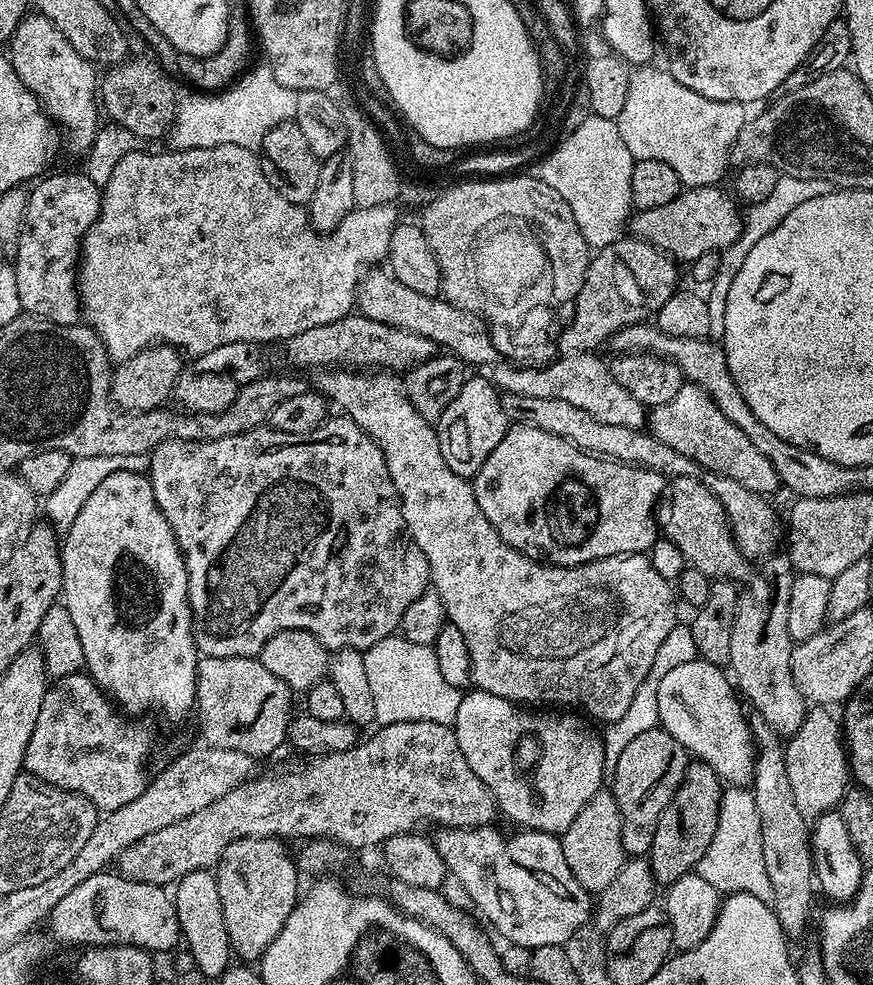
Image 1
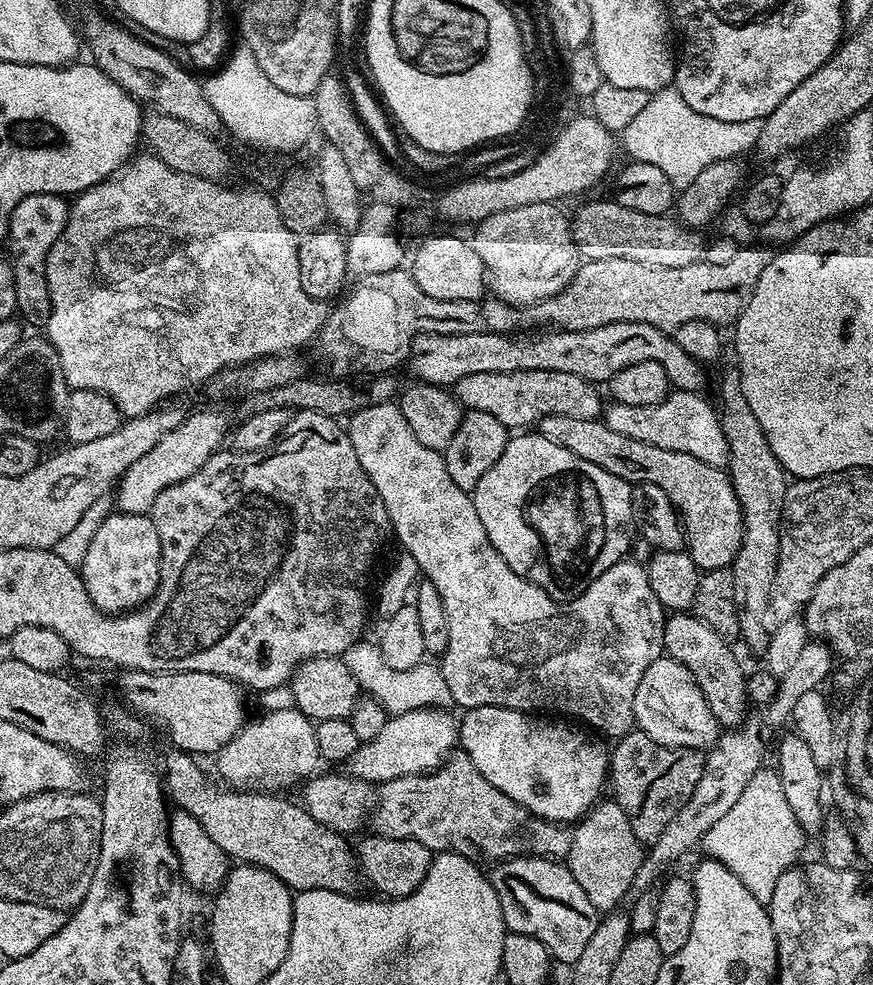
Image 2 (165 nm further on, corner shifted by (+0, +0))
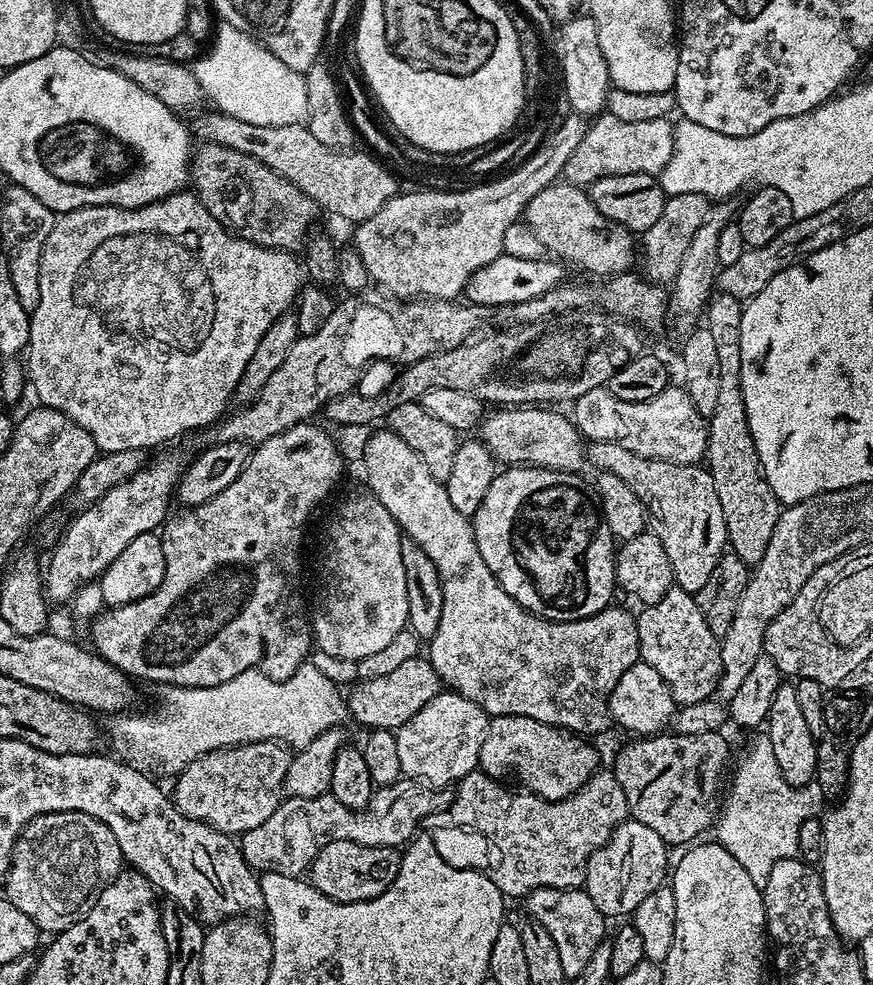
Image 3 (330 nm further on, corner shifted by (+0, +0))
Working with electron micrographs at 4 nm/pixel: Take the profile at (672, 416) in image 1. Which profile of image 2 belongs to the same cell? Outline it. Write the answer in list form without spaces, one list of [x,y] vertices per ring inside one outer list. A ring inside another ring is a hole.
[[[673,391],[660,404],[654,406],[626,406],[615,402],[609,403],[603,409],[602,419],[610,426],[610,430],[617,434],[626,434],[626,438],[638,438],[638,442],[650,442],[654,446],[662,446],[662,450],[678,450],[682,454],[694,454],[702,462],[706,462],[715,468],[724,468],[728,462],[728,443],[726,434],[722,434],[720,417],[717,409],[712,408],[703,400],[700,392]]]

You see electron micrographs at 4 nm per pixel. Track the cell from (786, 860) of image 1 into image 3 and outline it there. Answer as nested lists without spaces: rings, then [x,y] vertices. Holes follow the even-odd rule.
[[[673,586],[658,603],[647,605],[643,611],[636,616],[640,660],[654,666],[654,670],[662,674],[677,705],[709,699],[720,681],[720,640],[712,633],[710,626],[706,626],[706,618],[702,618],[702,610],[698,610],[695,595]]]

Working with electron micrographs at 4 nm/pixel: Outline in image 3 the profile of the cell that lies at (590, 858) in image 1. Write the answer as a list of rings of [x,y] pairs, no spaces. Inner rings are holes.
[[[631,818],[623,820],[614,830],[614,834],[594,854],[590,854],[590,862],[586,866],[586,878],[584,879],[583,892],[598,906],[598,910],[605,918],[612,916],[631,917],[636,907],[654,890],[658,890],[665,883],[670,872],[670,860],[668,864],[669,845],[665,844],[662,838],[658,838],[655,830],[650,830],[650,826],[642,826],[642,822]]]

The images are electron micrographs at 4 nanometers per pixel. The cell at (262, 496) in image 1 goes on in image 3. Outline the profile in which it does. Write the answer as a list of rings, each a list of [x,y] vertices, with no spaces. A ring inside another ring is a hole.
[[[303,422],[290,426],[290,428],[286,429],[285,432],[278,434],[276,437],[270,437],[268,441],[261,443],[259,447],[249,455],[248,465],[244,467],[242,474],[238,474],[238,478],[234,478],[234,482],[230,482],[230,486],[226,486],[226,490],[222,490],[222,494],[214,494],[214,498],[210,498],[206,502],[189,507],[187,510],[184,510],[184,513],[182,513],[181,516],[173,515],[171,519],[163,525],[162,531],[159,533],[162,542],[162,554],[166,558],[166,570],[162,574],[162,586],[158,586],[158,590],[154,590],[149,594],[149,596],[142,598],[141,600],[135,600],[129,604],[109,607],[91,621],[90,627],[92,627],[92,641],[90,641],[90,644],[96,655],[103,658],[106,662],[113,664],[118,671],[123,672],[124,675],[129,678],[135,678],[137,681],[139,681],[138,679],[153,680],[154,683],[160,684],[159,686],[175,686],[177,688],[205,688],[206,686],[218,686],[222,682],[230,682],[230,678],[238,678],[238,674],[253,670],[266,674],[272,680],[285,680],[286,678],[290,678],[290,674],[294,674],[294,670],[298,670],[301,664],[305,663],[305,661],[309,659],[310,653],[314,648],[312,626],[309,617],[306,615],[306,608],[304,612],[304,604],[300,601],[299,594],[296,593],[296,583],[300,580],[300,547],[304,544],[304,527],[308,524],[308,515],[315,510],[316,504],[322,503],[323,500],[331,494],[332,487],[339,482],[340,475],[342,475],[343,472],[344,460],[340,457],[340,452],[336,449],[335,442],[332,441],[318,425],[316,425],[316,422]]]

